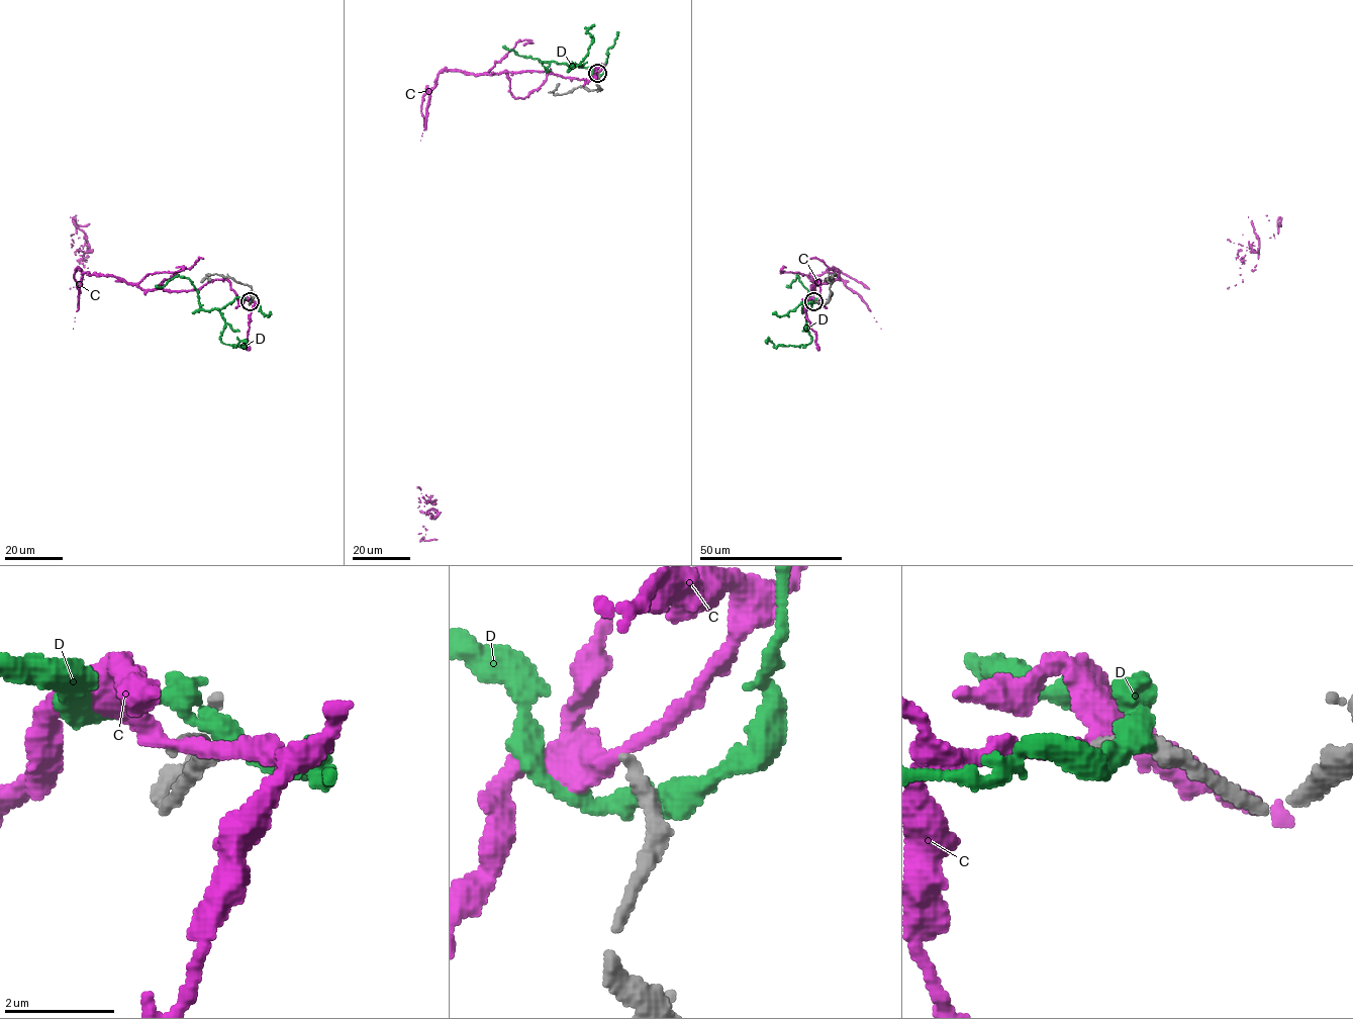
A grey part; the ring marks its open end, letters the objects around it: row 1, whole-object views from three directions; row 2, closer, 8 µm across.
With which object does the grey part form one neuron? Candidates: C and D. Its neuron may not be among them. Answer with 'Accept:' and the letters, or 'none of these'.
Accept: none of these

